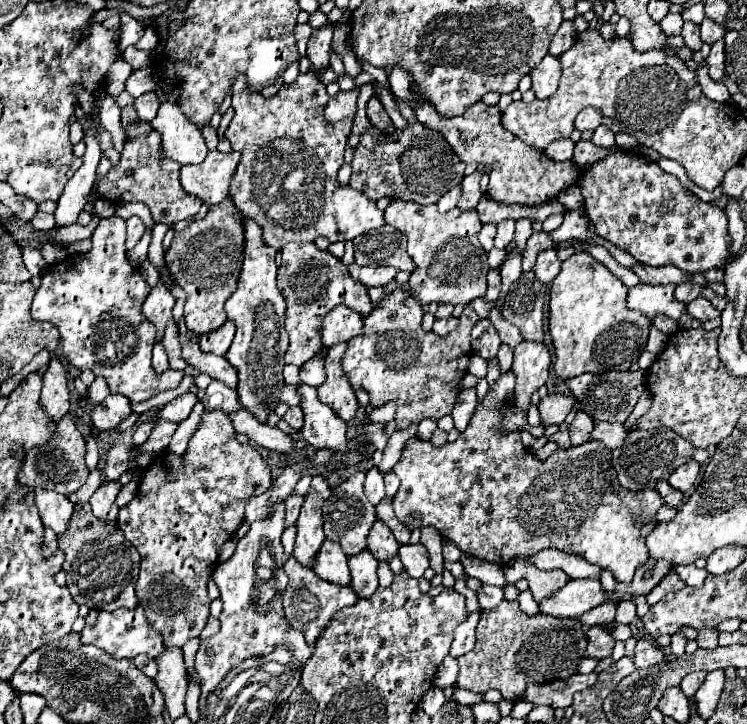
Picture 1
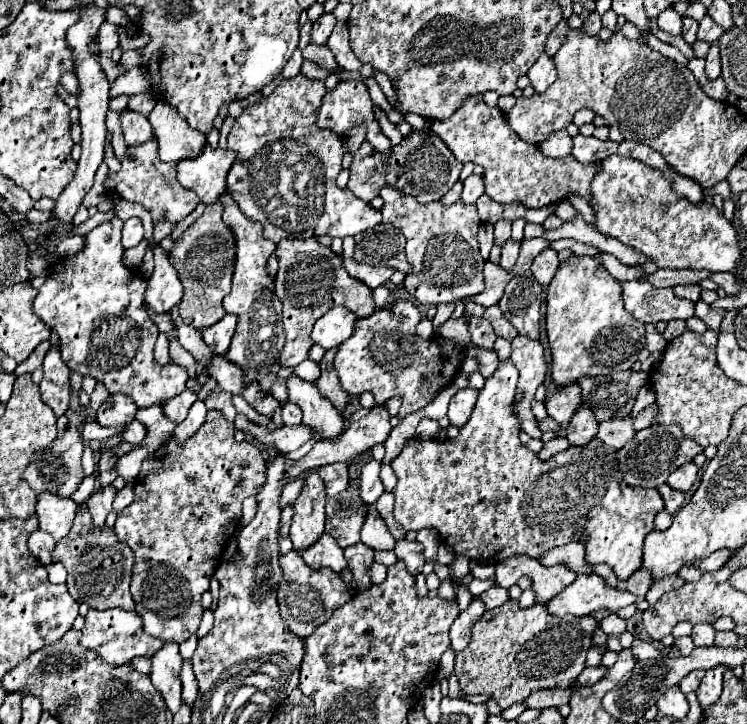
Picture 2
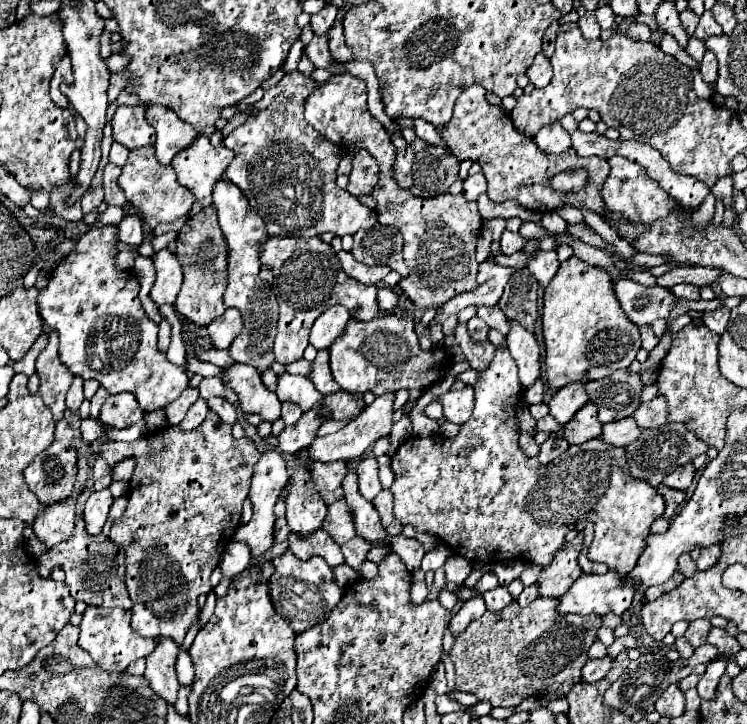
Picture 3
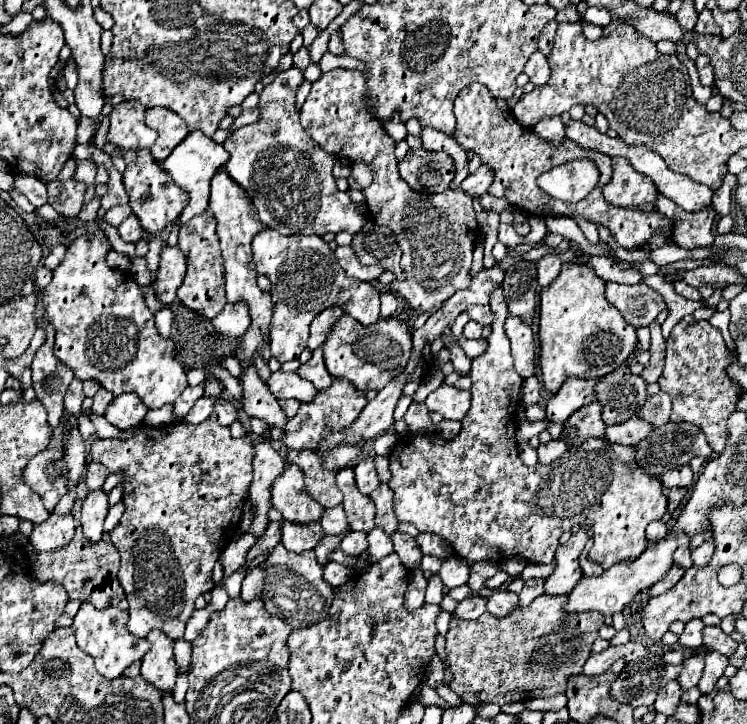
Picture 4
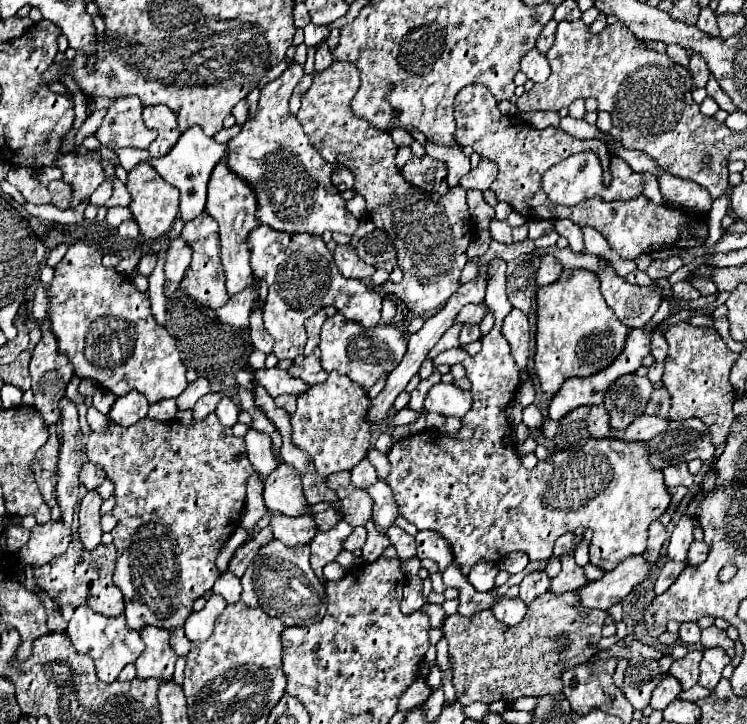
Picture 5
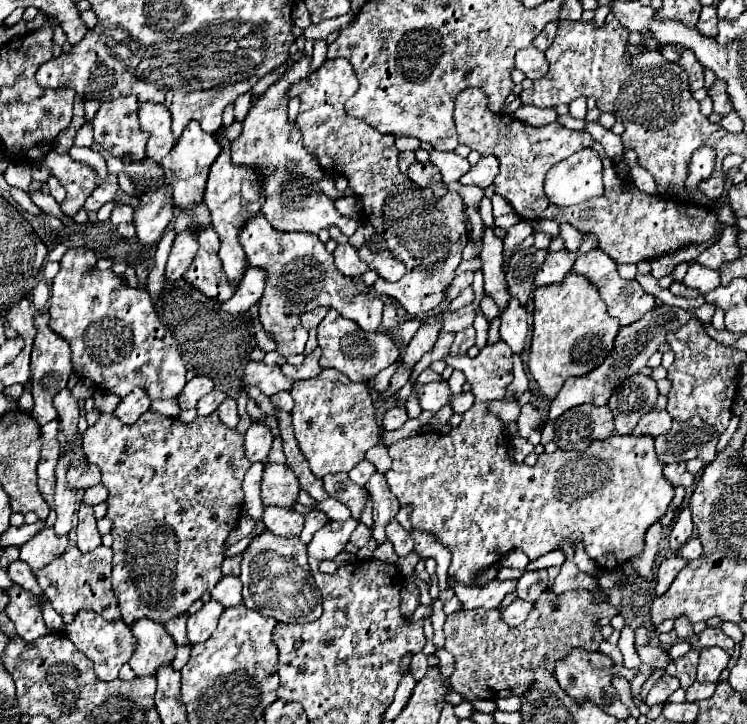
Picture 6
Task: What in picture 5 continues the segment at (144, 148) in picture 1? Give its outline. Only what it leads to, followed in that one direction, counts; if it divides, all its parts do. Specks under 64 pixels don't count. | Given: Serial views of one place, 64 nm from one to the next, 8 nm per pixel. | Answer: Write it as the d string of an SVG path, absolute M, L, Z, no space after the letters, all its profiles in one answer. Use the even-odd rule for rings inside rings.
M138 164L128 172L128 184L126 184L128 192L132 194L132 202L130 202L130 210L134 214L134 220L138 222L140 234L146 240L156 240L162 234L166 234L170 230L170 226L174 224L174 220L178 218L178 190L164 182L164 178L160 178L160 174L156 174L156 170L150 164Z

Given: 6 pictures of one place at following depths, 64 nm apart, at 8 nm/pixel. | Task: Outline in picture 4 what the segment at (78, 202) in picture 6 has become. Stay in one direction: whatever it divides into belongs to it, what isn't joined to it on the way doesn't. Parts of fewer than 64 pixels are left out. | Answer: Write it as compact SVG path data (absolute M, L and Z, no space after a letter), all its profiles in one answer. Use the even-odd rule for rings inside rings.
M76 160L76 172L72 180L84 182L86 188L92 188L96 182L96 174L98 174L98 166L92 164L92 160Z

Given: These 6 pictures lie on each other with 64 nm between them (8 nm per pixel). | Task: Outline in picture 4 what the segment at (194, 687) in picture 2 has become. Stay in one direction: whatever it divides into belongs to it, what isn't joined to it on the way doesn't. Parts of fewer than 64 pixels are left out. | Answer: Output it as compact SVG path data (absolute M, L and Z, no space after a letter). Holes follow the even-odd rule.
M184 638L174 640L174 656L176 656L178 670L188 672L188 662L190 662L190 642L186 642Z

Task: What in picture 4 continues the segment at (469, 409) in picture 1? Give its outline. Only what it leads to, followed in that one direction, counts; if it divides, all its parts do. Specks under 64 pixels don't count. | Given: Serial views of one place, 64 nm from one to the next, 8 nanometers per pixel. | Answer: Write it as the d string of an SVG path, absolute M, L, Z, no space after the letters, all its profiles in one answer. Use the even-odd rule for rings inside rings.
M442 384L428 394L426 406L432 412L440 412L444 418L462 420L470 408L470 392Z

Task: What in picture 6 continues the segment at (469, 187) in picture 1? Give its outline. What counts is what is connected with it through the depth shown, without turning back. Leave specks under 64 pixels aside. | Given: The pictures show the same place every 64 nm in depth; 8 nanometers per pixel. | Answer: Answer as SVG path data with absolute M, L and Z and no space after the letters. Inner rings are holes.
M482 156L478 160L476 166L472 166L462 178L460 182L462 184L474 184L474 186L480 186L480 188L488 188L494 178L498 176L498 158L496 156Z

